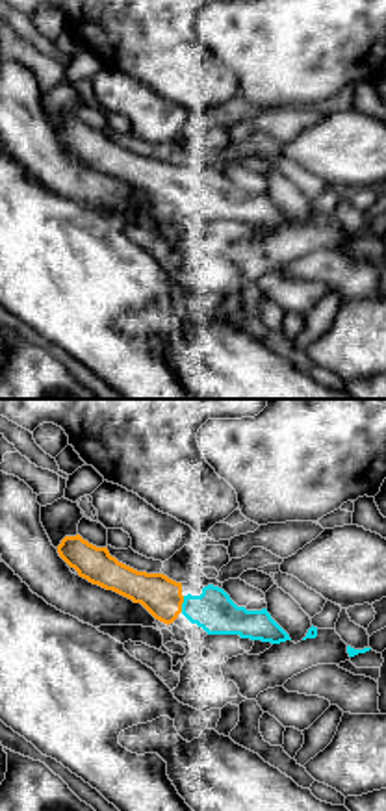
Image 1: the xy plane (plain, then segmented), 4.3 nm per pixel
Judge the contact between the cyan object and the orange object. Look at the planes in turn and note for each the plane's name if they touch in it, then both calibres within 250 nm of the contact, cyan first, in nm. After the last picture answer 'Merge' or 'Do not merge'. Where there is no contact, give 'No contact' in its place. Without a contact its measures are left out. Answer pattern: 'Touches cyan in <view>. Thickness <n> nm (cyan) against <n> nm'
Touches cyan in xy. Thickness 180 nm (cyan) against 170 nm

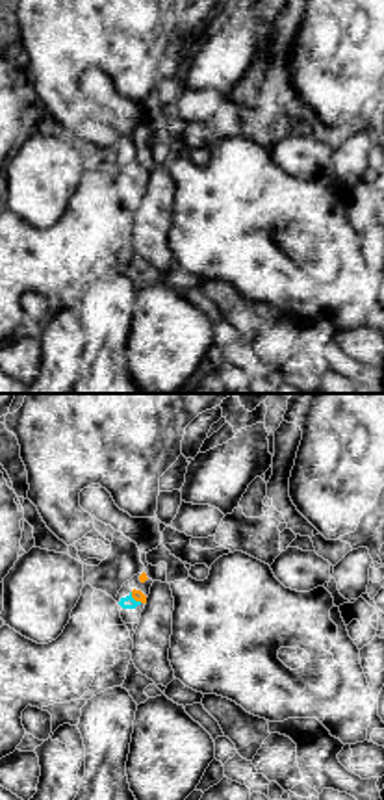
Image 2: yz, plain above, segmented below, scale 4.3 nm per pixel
Touches cyan in yz. Thickness 60 nm (cyan) against 50 nm

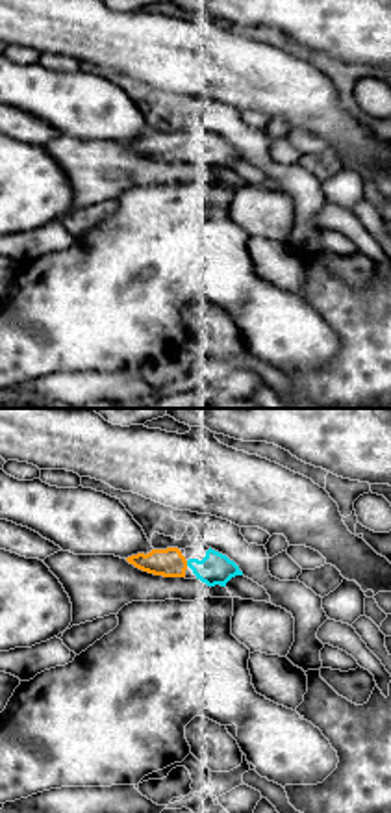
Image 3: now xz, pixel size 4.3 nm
Touches cyan in xz. Thickness 140 nm (cyan) against 130 nm

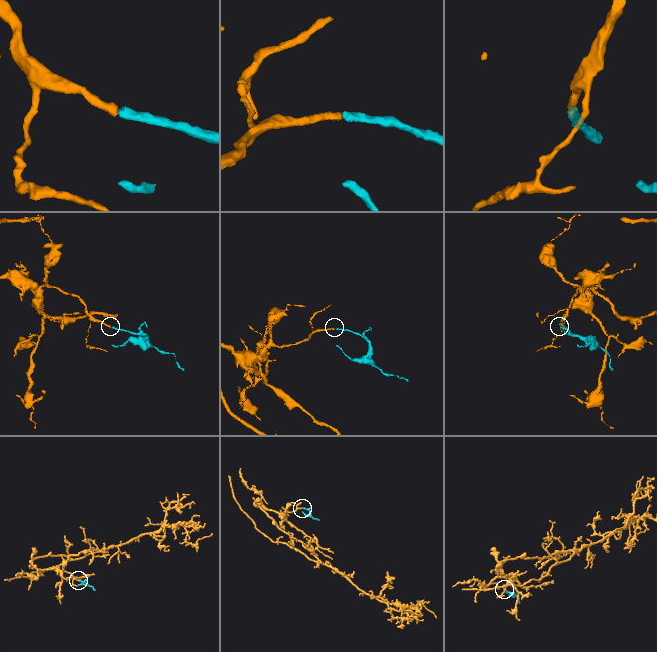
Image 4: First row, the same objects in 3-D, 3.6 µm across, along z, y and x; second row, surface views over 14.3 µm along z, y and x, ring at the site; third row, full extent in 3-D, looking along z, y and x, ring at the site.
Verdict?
Merge

